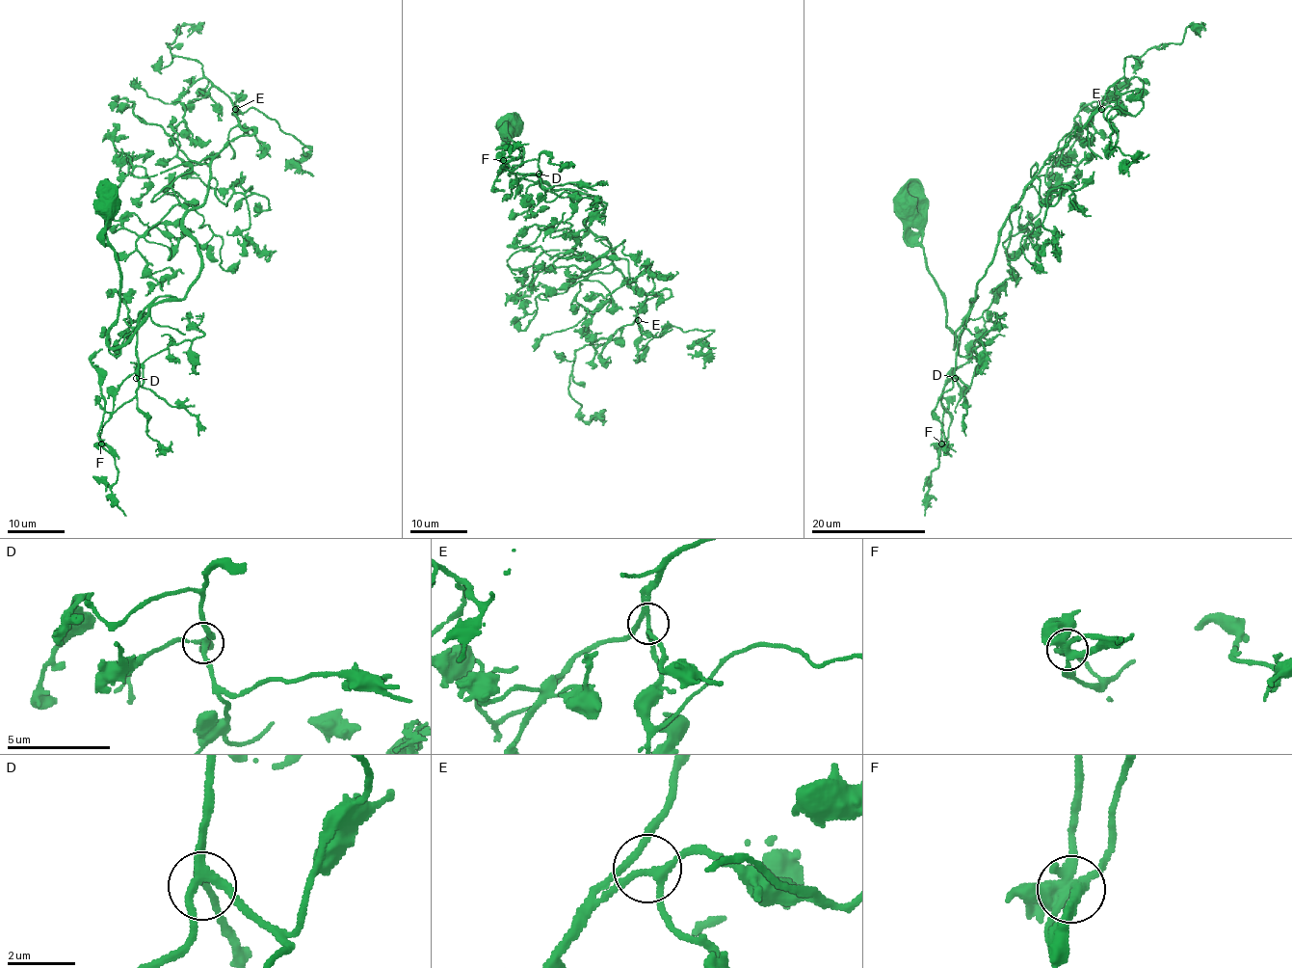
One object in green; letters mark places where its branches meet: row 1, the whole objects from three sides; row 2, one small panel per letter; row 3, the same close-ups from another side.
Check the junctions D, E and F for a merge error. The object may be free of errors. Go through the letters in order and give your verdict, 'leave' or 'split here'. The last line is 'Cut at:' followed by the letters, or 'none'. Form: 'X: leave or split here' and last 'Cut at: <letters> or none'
D: leave
E: leave
F: leave
Cut at: none

